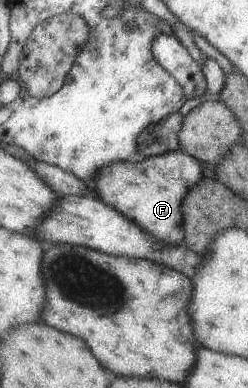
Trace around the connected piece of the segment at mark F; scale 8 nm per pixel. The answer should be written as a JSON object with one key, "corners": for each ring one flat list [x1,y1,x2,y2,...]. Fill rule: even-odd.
{"corners":[[182,149,152,157,138,155,127,162,112,163,87,182,108,205,139,223,157,240,182,246,187,238,183,205,189,191,204,178,201,161]]}

